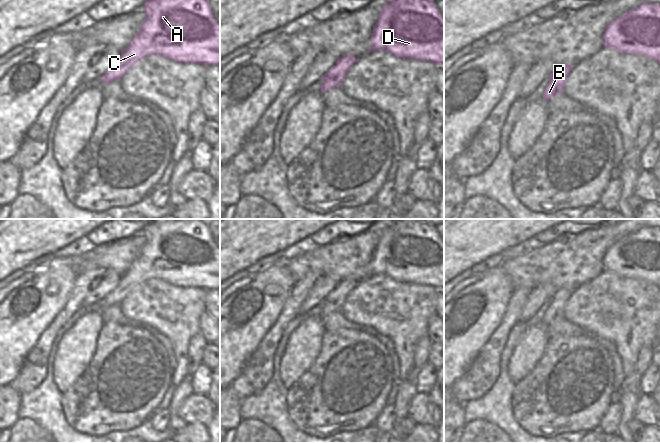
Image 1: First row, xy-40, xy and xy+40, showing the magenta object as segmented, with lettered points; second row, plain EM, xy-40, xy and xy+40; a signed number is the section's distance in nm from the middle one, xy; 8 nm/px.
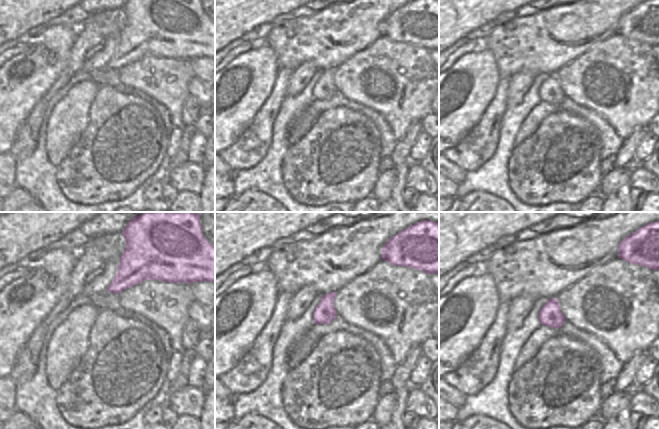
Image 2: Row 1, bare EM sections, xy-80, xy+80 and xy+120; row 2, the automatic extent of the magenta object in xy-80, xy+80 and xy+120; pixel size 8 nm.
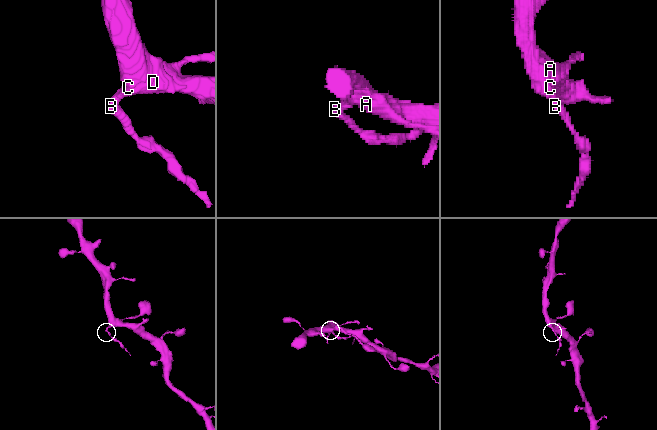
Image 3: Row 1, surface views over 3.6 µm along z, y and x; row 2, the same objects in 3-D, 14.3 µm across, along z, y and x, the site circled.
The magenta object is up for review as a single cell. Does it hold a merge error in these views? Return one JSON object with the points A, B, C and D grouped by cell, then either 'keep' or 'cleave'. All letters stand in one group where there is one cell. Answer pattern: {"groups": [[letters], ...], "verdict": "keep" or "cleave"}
{"groups": [["A", "C", "D"], ["B"]], "verdict": "cleave"}

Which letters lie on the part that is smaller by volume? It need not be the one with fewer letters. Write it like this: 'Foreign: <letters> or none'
Foreign: B

